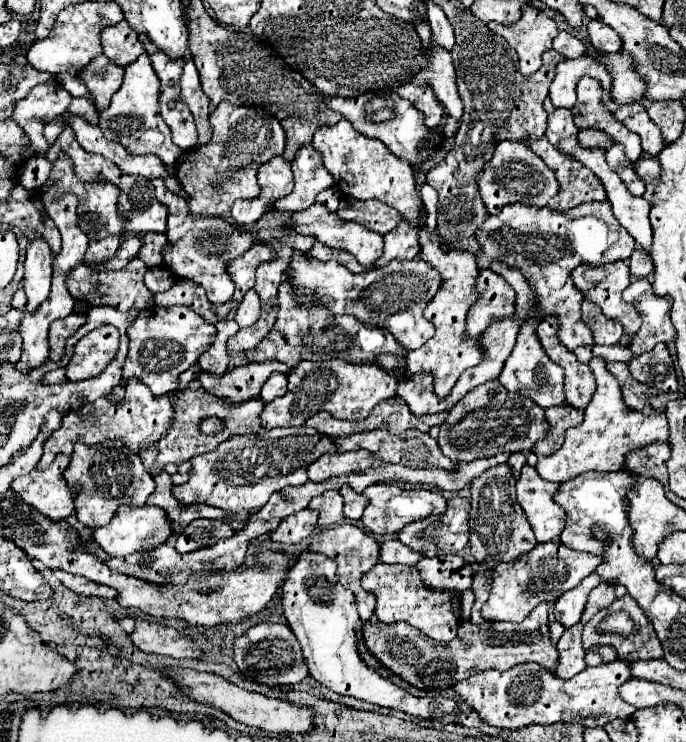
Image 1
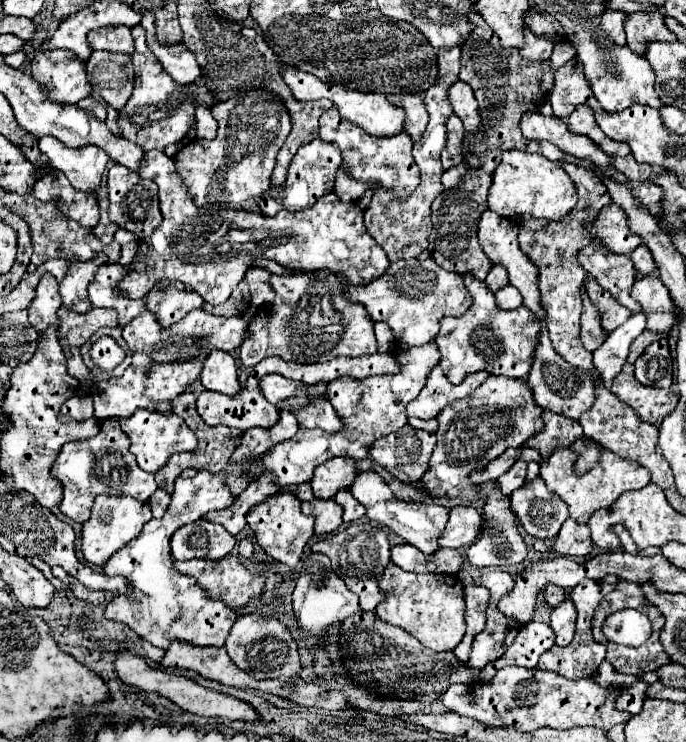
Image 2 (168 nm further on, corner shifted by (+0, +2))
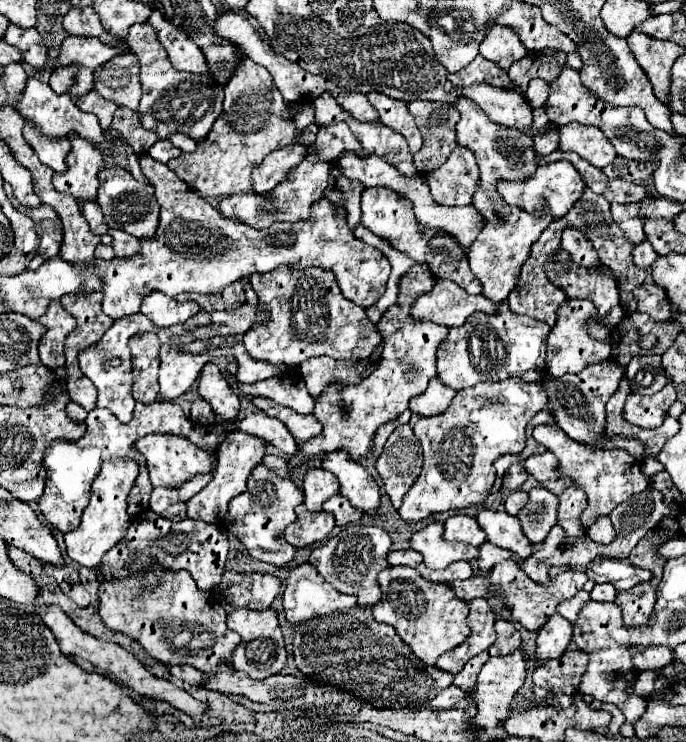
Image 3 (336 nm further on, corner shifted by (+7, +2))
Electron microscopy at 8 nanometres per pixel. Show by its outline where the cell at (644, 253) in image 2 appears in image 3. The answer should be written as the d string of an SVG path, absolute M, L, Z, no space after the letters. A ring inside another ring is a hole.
M642 241L632 251L632 261L640 269L648 269L656 261L656 257L658 257L658 253L654 253L654 249L652 249L652 245L648 241Z

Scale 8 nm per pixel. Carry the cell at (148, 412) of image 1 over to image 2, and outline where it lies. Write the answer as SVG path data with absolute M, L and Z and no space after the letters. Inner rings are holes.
M139 409L133 417L121 419L119 423L121 423L121 429L131 439L131 451L137 457L139 467L149 471L149 473L157 473L157 469L161 469L173 453L181 453L181 451L193 451L195 453L199 449L195 433L177 415L161 415L157 411Z

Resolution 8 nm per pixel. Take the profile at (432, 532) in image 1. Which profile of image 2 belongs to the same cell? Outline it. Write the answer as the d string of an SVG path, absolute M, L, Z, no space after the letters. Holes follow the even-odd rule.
M453 507L449 523L441 533L439 545L461 549L471 545L481 531L481 515L475 507Z

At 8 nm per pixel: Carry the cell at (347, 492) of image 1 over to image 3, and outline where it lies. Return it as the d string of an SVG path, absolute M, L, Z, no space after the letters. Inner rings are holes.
M334 495L324 503L324 511L334 513L336 517L336 525L346 525L346 523L354 523L362 517L362 511L354 509L350 505L350 501L344 495Z

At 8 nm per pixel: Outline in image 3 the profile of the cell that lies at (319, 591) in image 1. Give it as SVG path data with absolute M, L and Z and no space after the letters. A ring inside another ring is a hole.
M302 563L290 571L282 601L290 623L304 623L312 617L356 605L354 595L342 595L336 591L310 563Z

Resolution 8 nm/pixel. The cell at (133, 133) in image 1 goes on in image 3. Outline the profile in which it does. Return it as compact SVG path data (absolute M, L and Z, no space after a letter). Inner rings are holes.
M148 23L132 25L130 33L126 37L128 49L138 57L140 61L140 81L146 81L146 89L142 93L140 105L138 105L138 117L146 131L154 131L158 139L168 139L172 133L184 133L192 137L194 141L200 141L210 131L212 123L216 121L220 109L224 91L212 85L208 75L194 75L194 73L178 73L168 57L162 45L156 41L156 31Z

